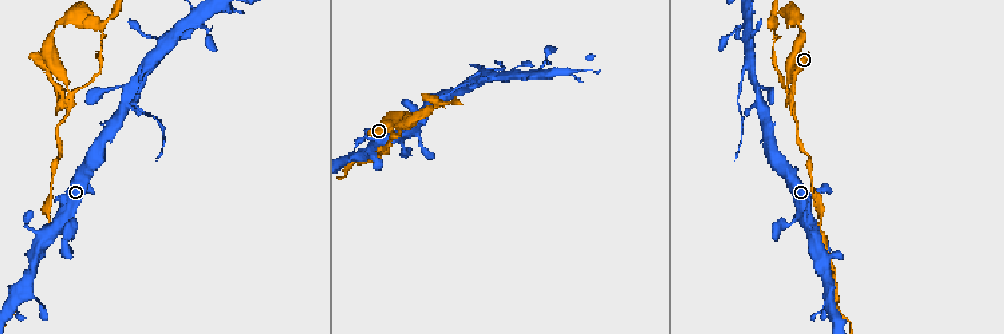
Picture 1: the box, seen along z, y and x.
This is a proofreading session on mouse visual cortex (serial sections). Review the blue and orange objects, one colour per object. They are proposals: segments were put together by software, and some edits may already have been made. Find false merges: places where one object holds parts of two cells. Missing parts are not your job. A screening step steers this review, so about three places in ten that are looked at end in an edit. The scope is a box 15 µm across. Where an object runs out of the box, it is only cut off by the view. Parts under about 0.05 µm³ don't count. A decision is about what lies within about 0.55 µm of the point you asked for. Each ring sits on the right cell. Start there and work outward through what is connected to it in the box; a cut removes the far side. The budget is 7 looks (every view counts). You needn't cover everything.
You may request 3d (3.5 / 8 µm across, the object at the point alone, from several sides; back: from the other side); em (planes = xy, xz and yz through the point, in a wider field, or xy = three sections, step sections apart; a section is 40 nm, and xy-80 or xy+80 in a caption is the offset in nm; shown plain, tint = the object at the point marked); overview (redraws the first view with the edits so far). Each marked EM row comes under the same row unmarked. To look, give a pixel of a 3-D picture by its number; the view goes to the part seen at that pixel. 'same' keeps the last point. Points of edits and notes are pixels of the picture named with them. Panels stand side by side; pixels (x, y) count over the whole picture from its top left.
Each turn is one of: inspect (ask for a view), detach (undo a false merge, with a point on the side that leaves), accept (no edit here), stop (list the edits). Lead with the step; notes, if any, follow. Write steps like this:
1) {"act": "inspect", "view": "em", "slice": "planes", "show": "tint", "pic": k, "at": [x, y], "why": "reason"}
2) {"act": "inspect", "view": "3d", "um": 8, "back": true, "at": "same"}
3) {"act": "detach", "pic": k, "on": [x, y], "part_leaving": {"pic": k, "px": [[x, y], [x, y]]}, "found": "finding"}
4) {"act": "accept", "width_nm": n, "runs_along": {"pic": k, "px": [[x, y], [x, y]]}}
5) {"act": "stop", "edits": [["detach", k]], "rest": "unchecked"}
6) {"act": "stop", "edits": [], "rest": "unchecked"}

{"act": "inspect", "view": "3d", "um": 8, "pic": 1, "at": [790, 97], "why": "sharp bend"}

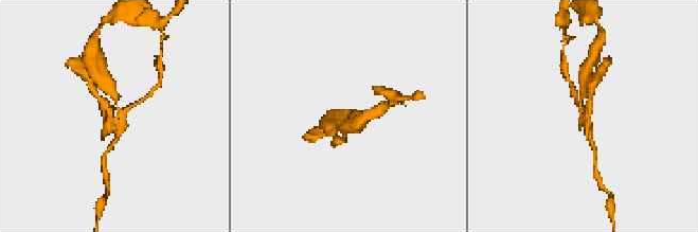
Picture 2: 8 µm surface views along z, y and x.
{"act": "inspect", "view": "em", "slice": "planes", "show": "tint", "pic": 2, "at": [589, 116], "why": "shape alone is not enough"}

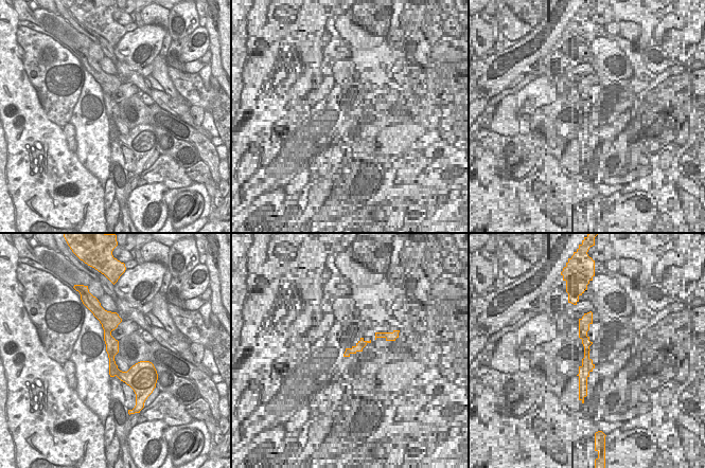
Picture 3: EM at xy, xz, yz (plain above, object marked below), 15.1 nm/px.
{"act": "detach", "pic": 2, "on": [89, 52], "width_nm": 190, "found": "a second cell is stuck on"}

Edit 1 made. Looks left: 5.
{"act": "inspect", "view": "3d", "um": 3.5, "pic": 1, "at": [60, 233], "why": "four-way junction"}

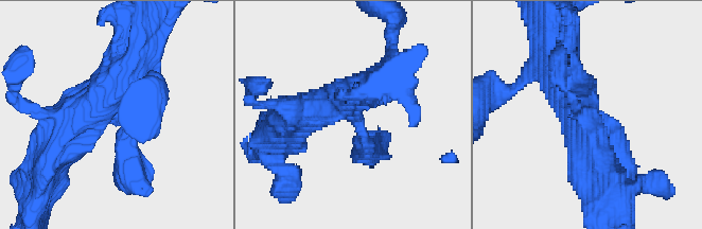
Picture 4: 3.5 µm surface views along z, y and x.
{"act": "inspect", "view": "em", "slice": "xy", "step": 2, "show": "tint", "pic": 4, "at": [114, 111], "arms": 4, "arm_widths_nm": [200, 300, 450, 450], "why": "shape alone is not enough"}

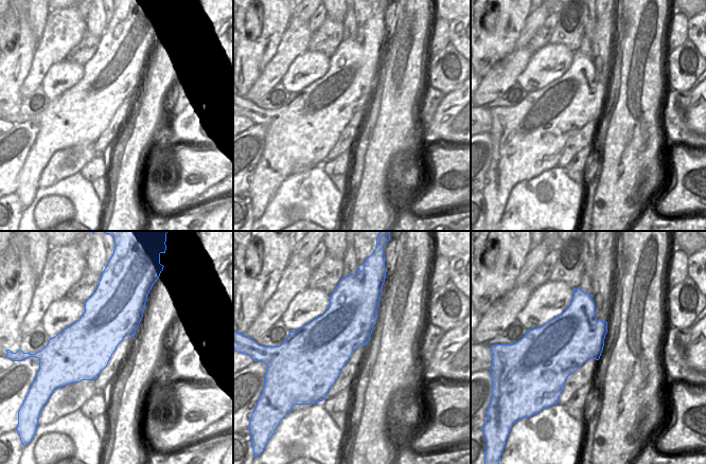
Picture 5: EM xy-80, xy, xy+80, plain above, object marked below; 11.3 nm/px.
{"act": "inspect", "view": "em", "slice": "planes", "show": "tint", "at": "same", "why": "cut it another way"}

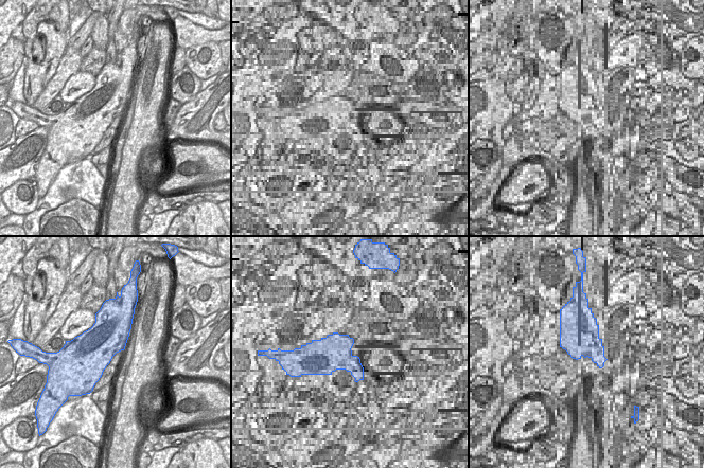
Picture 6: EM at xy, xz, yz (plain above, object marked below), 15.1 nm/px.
{"act": "accept", "found": "continuous, no second cell"}

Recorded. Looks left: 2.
{"act": "inspect", "view": "3d", "um": 3.5, "pic": 1, "at": [485, 72], "why": "sharp bend"}

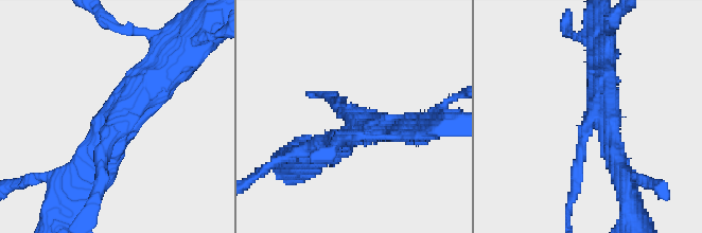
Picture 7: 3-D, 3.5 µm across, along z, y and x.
{"act": "inspect", "view": "em", "slice": "xy", "step": 3, "show": "tint", "pic": 7, "at": [605, 119], "arms": 3, "arm_widths_nm": [150, 350, 400], "why": "now the EM"}

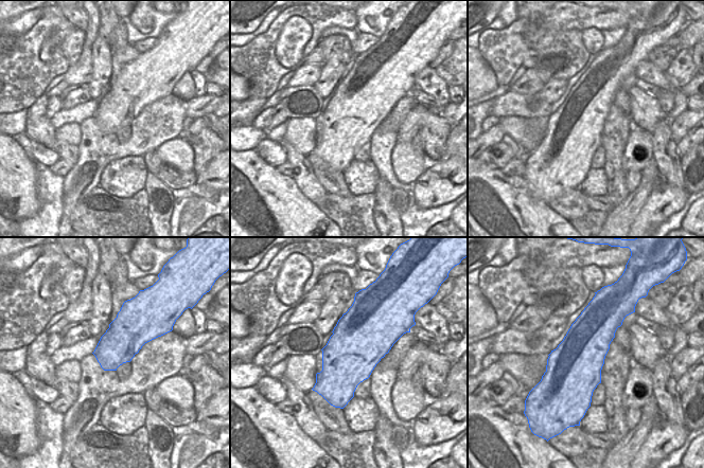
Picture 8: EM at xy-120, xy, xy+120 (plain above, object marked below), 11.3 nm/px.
{"act": "accept", "runs_along": {"pic": 7, "px": [[94, 180], [118, 122], [170, 64]]}, "found": "continuous, no second cell"}

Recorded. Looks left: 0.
{"act": "stop", "edits": [["detach", 2]], "rest": "unchecked"}

